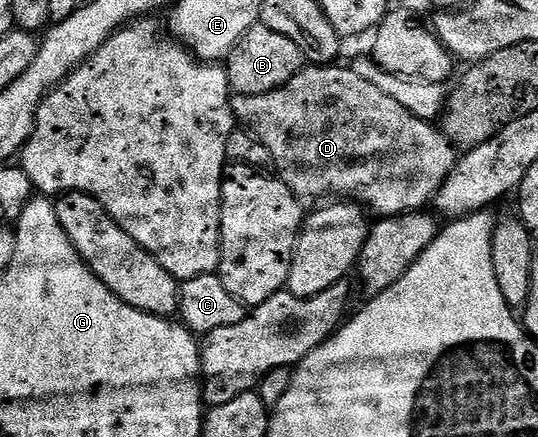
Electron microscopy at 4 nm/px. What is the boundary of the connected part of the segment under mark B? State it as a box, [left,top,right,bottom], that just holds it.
[225,23,305,95]

